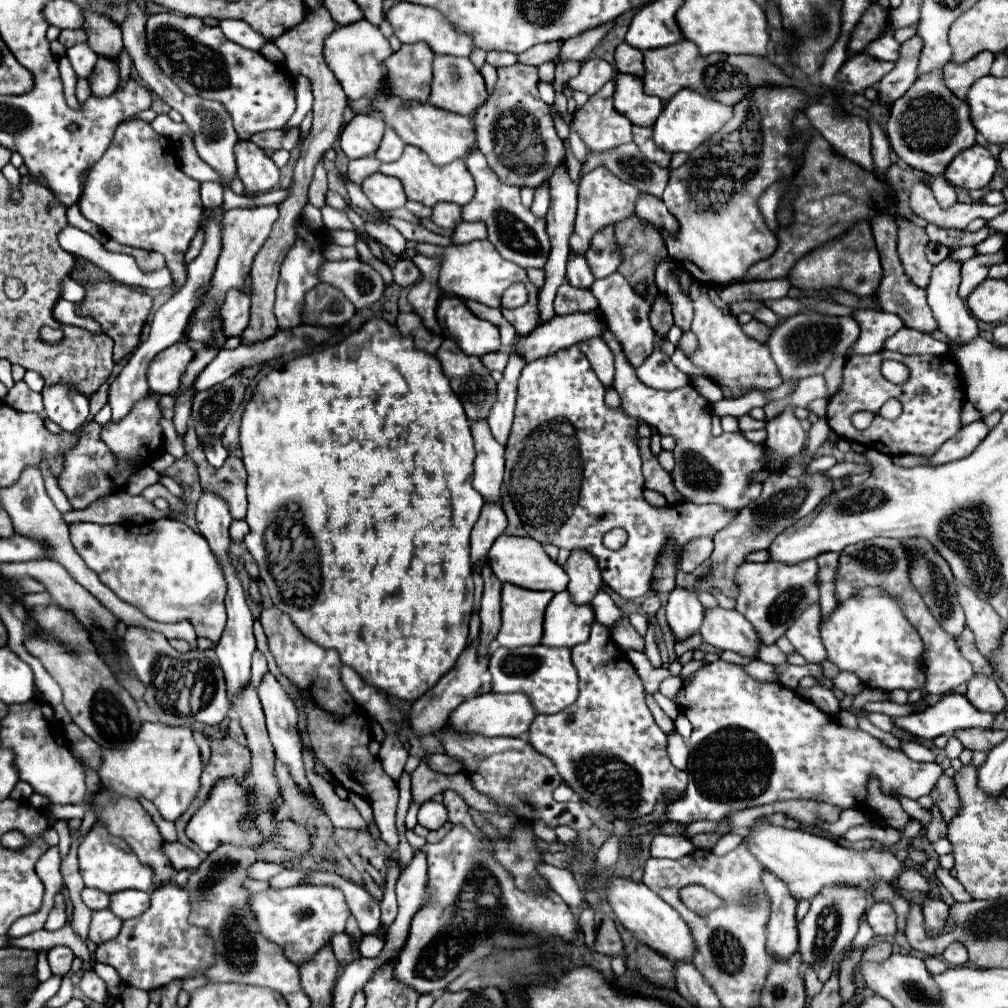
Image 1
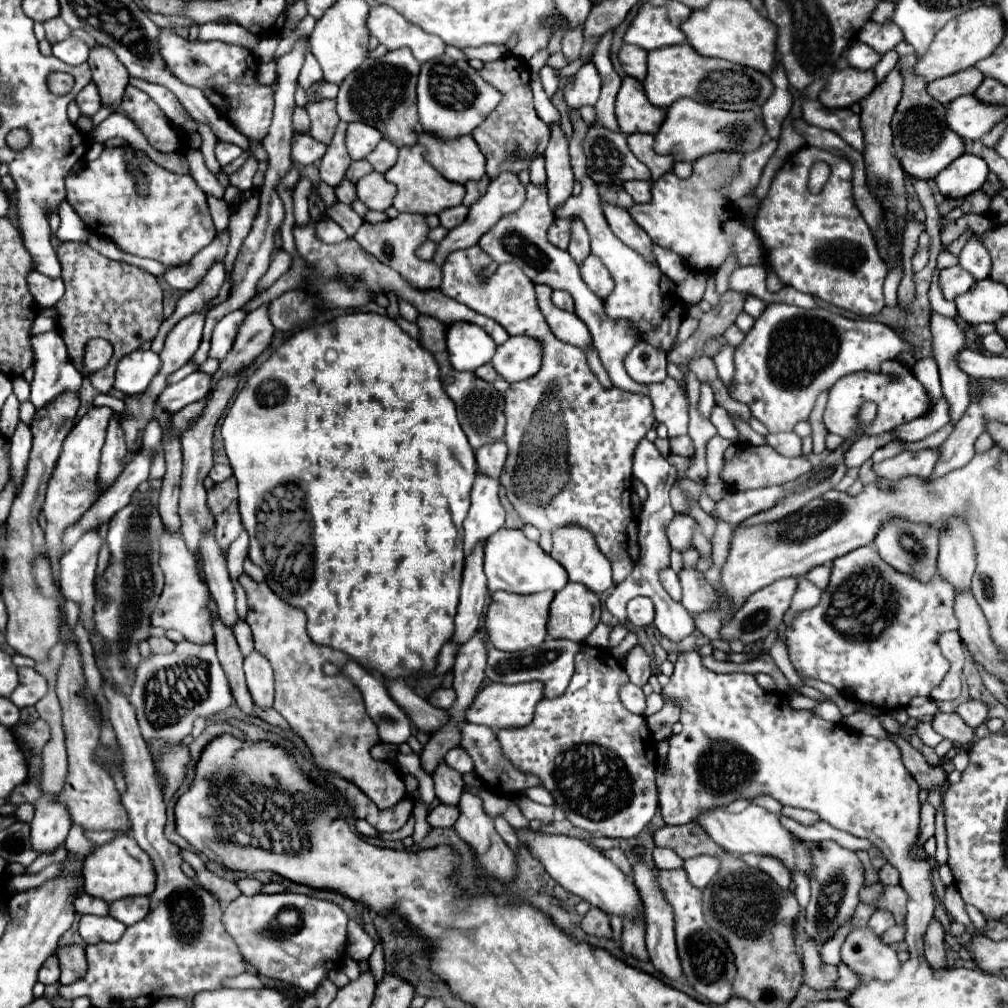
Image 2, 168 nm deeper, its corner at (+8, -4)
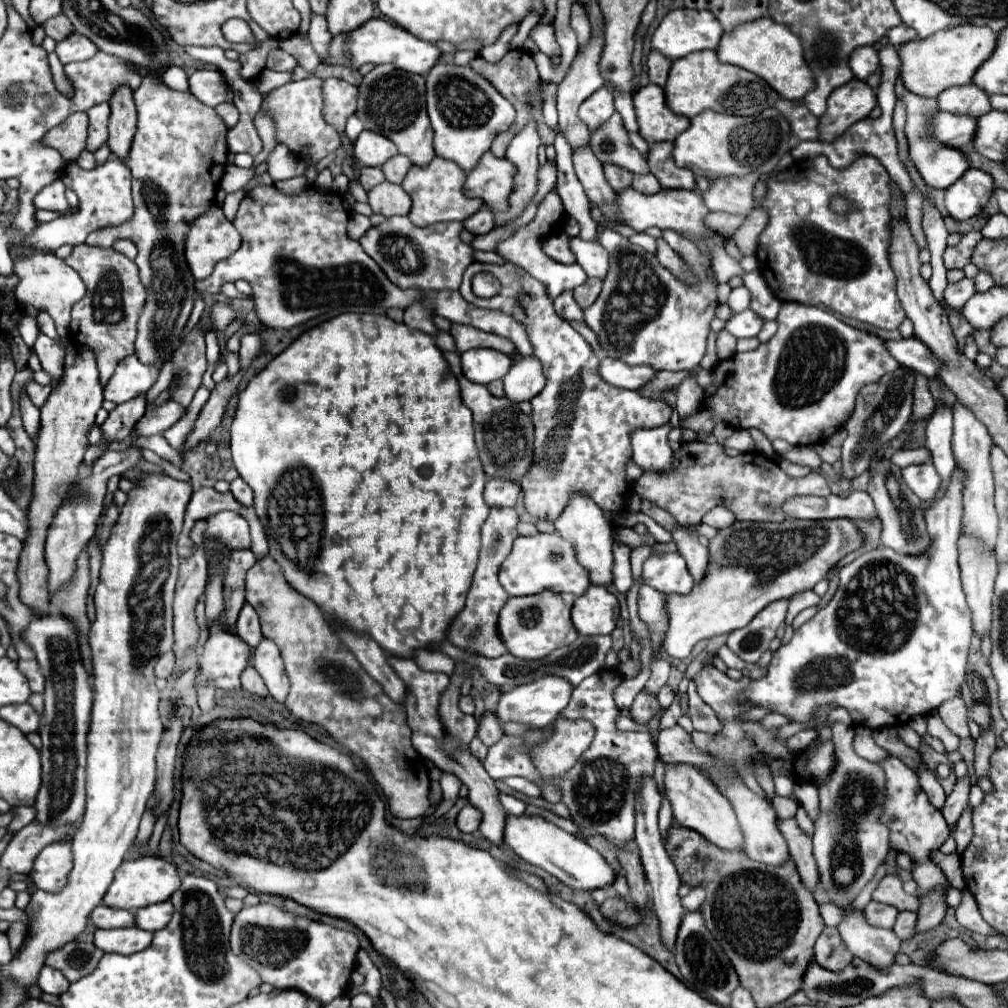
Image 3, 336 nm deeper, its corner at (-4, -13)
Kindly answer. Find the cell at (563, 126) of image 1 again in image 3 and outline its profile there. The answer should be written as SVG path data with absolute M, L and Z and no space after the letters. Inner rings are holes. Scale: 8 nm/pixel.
M551 85L551 87L549 87L549 97L545 99L545 107L543 107L543 119L545 119L545 123L547 123L551 129L555 129L555 127L557 127L555 91L557 91L557 85Z

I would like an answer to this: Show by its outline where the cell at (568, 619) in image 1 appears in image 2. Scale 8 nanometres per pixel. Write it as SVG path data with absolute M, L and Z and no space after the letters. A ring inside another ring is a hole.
M569 582L555 594L549 606L547 636L585 642L591 630L599 624L601 602L599 596L581 584Z

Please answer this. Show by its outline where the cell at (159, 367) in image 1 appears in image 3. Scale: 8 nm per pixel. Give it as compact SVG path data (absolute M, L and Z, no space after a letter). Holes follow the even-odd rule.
M129 355L117 365L109 385L105 385L105 399L125 403L139 393L147 393L155 385L157 377L157 367L143 365L135 355Z

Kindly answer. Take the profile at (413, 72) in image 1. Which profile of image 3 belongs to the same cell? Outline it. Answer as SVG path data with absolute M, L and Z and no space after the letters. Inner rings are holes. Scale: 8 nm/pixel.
M377 65L359 85L357 115L367 131L389 137L397 145L399 153L407 155L413 165L425 167L435 157L433 129L425 109L425 79L421 75L401 73L393 65Z

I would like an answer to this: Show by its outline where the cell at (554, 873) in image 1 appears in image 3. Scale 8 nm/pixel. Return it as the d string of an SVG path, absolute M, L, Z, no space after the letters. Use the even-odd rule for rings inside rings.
M499 793L499 801L508 815L522 815L527 807L524 801L506 793Z

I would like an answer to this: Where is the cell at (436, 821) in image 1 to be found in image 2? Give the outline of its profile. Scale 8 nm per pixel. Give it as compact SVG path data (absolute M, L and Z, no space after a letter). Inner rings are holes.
M439 804L427 814L427 822L431 828L451 828L459 818L459 808L457 806L445 806Z

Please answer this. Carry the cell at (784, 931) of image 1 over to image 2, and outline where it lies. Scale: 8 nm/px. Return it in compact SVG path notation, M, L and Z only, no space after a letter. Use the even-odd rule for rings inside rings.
M743 854L741 860L761 872L765 872L767 876L771 876L773 882L777 882L777 886L781 890L789 890L789 884L791 884L791 874L789 870L775 858L769 858L769 856L753 856L753 854Z

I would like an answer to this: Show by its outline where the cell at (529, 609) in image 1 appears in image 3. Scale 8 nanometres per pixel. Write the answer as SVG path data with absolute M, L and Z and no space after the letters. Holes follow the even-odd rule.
M537 593L525 597L511 597L499 613L499 635L509 653L521 659L541 659L559 647L565 647L577 639L577 629L571 623L571 607L575 595L571 593Z

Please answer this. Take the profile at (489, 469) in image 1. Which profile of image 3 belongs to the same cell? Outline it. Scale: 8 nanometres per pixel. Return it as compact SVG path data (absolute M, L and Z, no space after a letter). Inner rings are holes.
M493 507L485 525L481 527L481 547L479 547L479 563L477 563L475 579L473 579L473 585L467 595L467 603L465 603L463 611L457 613L457 617L451 621L449 631L447 631L447 641L459 649L473 649L475 653L485 655L485 657L501 657L507 651L497 633L497 615L499 615L501 607L507 603L509 595L501 587L497 573L499 573L505 557L511 553L513 539L519 535L517 523L519 523L519 517L517 517L515 509Z

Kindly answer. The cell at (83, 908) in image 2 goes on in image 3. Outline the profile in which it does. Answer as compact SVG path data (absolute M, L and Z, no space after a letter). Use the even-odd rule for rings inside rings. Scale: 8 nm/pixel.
M99 905L91 913L91 921L99 929L133 927L135 925L135 915L131 911L123 911L123 909L113 909L113 907L107 907L107 905Z

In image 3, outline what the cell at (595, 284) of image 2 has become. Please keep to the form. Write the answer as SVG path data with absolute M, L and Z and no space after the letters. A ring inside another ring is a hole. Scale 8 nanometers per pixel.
M577 235L569 239L569 247L573 249L577 263L585 269L589 277L603 279L607 275L609 253L605 253L605 247L599 241L585 241Z

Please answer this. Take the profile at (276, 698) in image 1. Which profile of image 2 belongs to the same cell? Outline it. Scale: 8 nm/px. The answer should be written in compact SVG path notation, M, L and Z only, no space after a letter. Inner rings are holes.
M253 652L245 658L245 676L247 686L253 696L255 706L269 710L273 708L273 670L265 656L259 652Z

